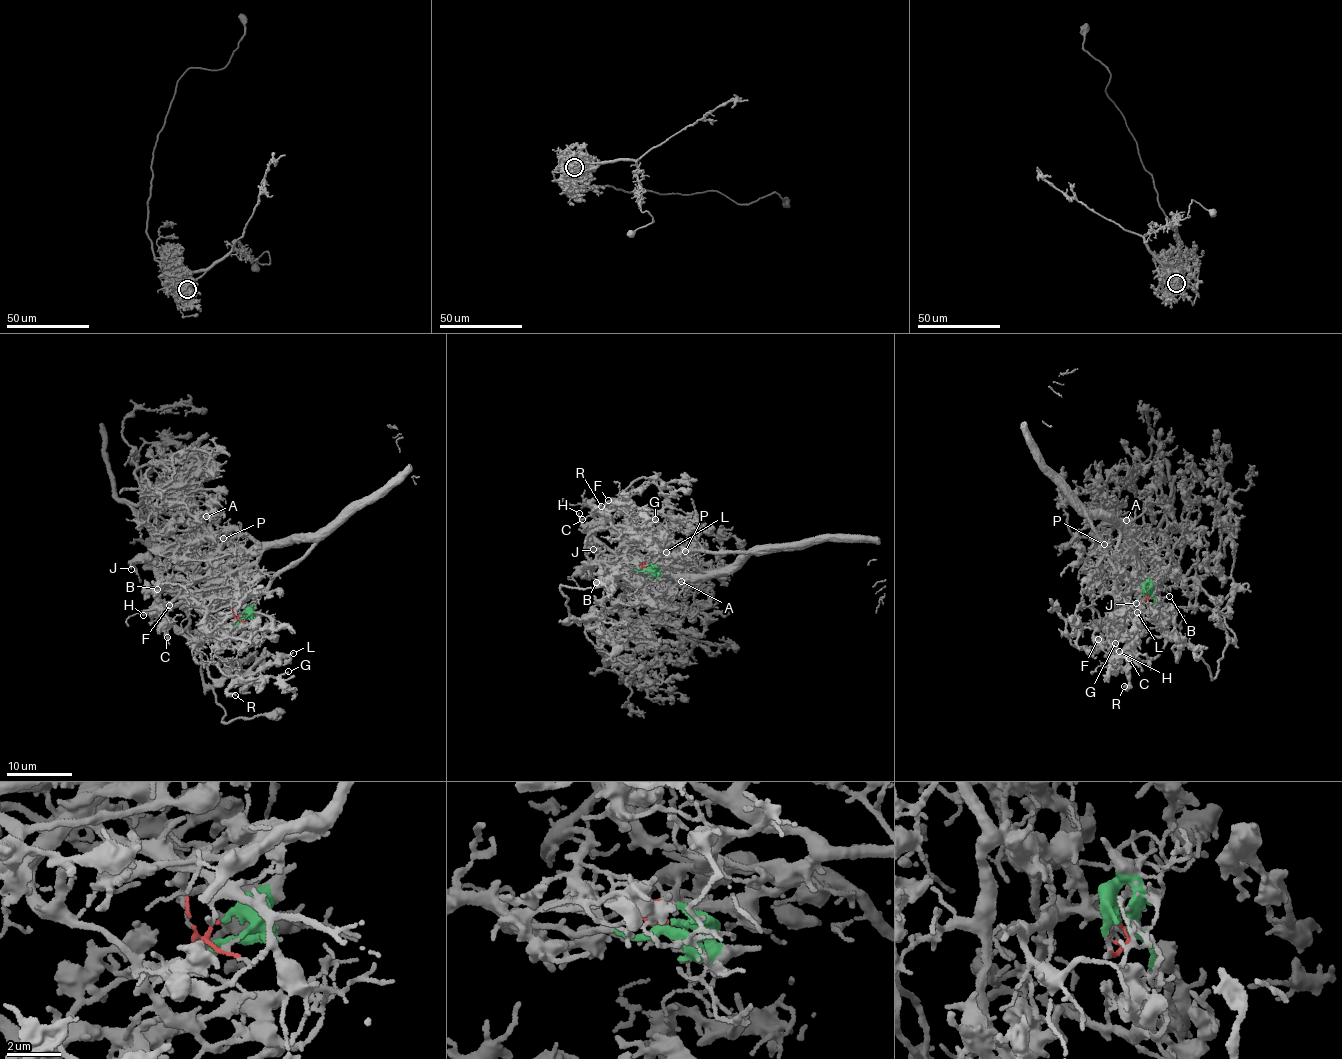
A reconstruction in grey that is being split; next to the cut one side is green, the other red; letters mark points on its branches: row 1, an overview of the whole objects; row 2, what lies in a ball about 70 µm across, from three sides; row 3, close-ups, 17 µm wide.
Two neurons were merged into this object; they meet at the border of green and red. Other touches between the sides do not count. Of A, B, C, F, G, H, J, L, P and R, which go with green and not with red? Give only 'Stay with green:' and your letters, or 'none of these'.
Stay with green: G, L, R

